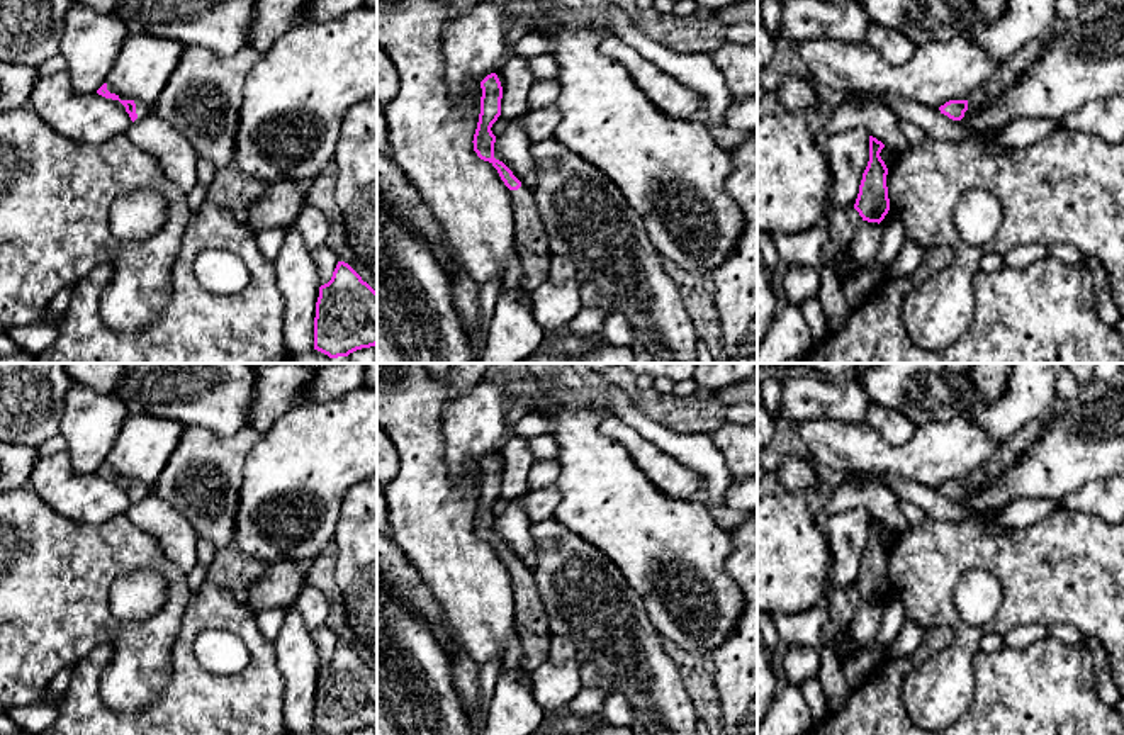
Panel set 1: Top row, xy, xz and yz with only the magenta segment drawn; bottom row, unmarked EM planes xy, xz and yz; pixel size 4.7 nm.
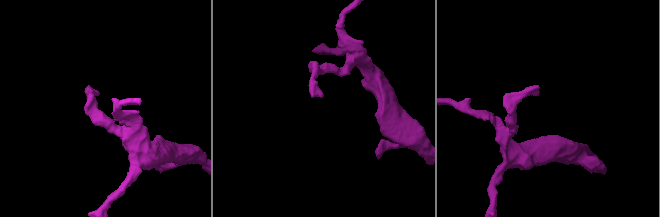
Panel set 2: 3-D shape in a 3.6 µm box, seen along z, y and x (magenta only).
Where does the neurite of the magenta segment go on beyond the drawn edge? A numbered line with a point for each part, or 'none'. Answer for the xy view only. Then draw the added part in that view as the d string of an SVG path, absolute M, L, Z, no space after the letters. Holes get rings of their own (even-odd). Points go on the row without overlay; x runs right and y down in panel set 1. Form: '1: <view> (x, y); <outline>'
1: xy (141, 489); M136 482L136 494L138 494L138 499L136 501L141 501L144 499L146 496L153 494L153 485L148 485L148 484L143 484L143 482Z

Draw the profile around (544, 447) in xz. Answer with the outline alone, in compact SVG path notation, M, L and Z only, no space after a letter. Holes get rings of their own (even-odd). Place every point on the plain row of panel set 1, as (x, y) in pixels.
M540 435L528 440L533 462L554 460L559 455L559 443L552 435Z

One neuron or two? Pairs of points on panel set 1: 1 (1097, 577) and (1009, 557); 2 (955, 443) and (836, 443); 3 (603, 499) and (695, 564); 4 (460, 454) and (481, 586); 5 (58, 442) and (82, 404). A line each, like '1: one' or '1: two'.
1: one
2: one
3: one
4: two
5: two

